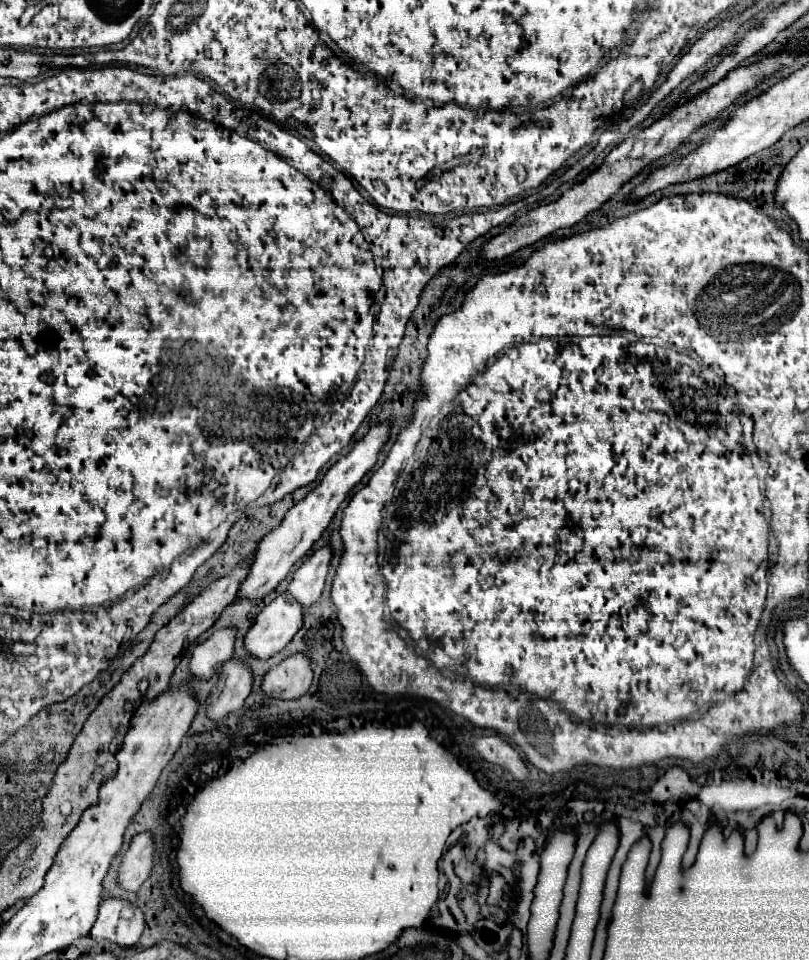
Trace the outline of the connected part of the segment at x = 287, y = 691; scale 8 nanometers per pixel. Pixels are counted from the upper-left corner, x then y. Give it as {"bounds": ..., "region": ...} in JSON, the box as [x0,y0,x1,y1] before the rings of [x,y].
{"bounds":[261,654,313,700],"region":[[[295,654],[265,674],[261,690],[273,700],[297,700],[309,690],[311,678],[313,672],[309,660],[303,654]]]}

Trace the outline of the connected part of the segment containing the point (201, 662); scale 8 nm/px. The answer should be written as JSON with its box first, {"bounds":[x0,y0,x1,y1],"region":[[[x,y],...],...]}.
{"bounds":[189,628,235,680],"region":[[[221,628],[205,642],[197,644],[189,660],[189,672],[197,680],[211,680],[233,654],[235,628]]]}

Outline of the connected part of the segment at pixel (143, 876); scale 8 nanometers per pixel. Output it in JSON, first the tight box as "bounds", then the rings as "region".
{"bounds":[119,832,155,892],"region":[[[141,832],[131,840],[129,850],[123,854],[123,864],[119,868],[119,882],[129,892],[137,892],[139,886],[149,878],[153,870],[155,838],[151,832]]]}

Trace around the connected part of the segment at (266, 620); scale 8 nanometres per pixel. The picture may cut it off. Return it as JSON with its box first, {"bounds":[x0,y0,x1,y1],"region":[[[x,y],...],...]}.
{"bounds":[243,592,301,660],"region":[[[287,592],[269,602],[255,618],[243,638],[243,648],[251,658],[267,660],[281,652],[301,628],[301,608]]]}

